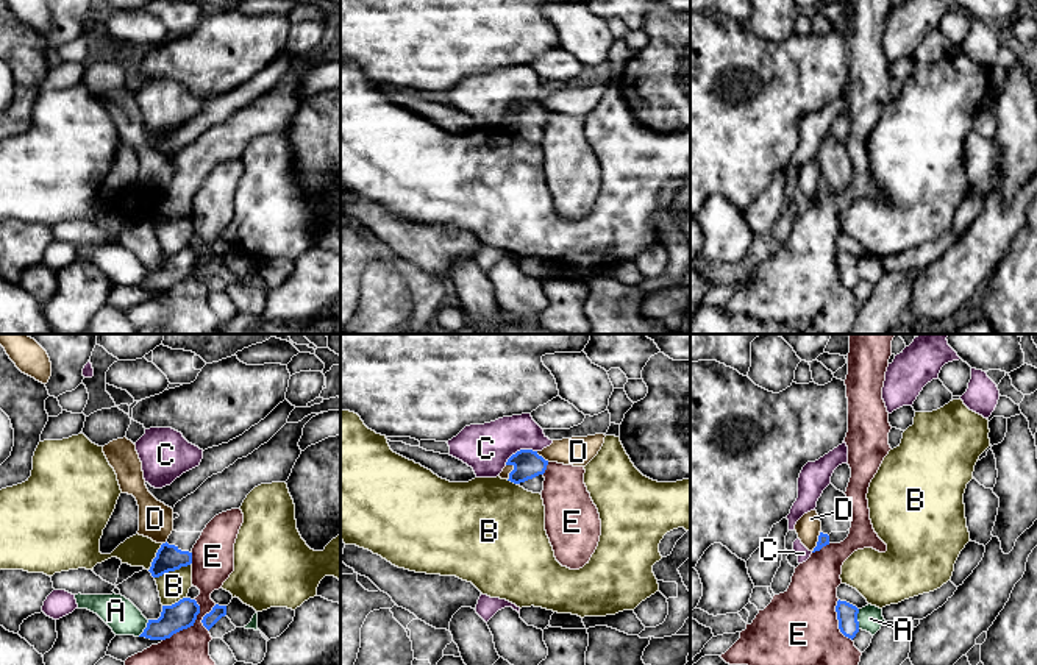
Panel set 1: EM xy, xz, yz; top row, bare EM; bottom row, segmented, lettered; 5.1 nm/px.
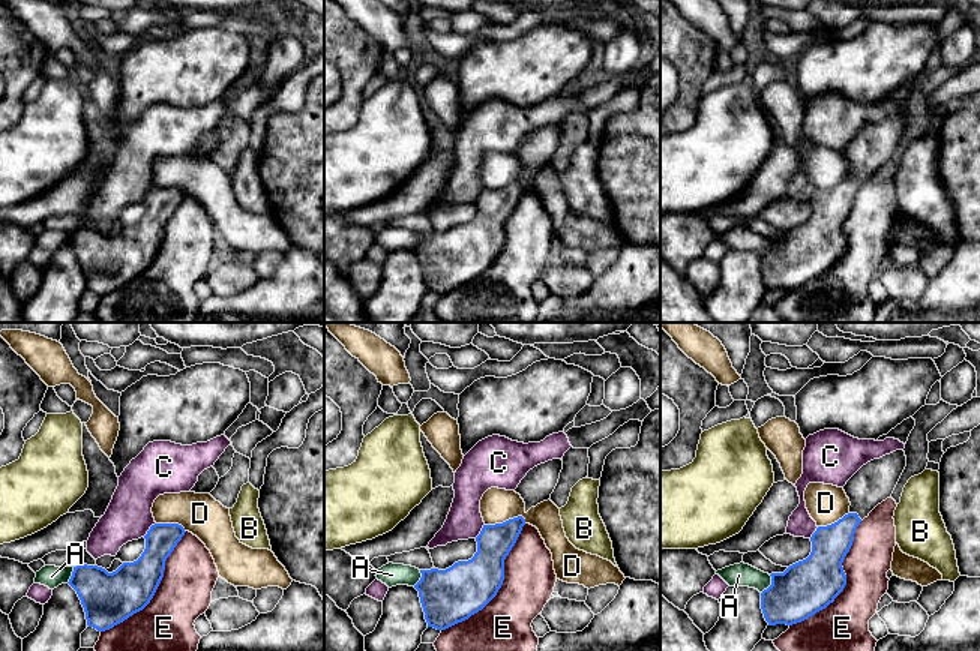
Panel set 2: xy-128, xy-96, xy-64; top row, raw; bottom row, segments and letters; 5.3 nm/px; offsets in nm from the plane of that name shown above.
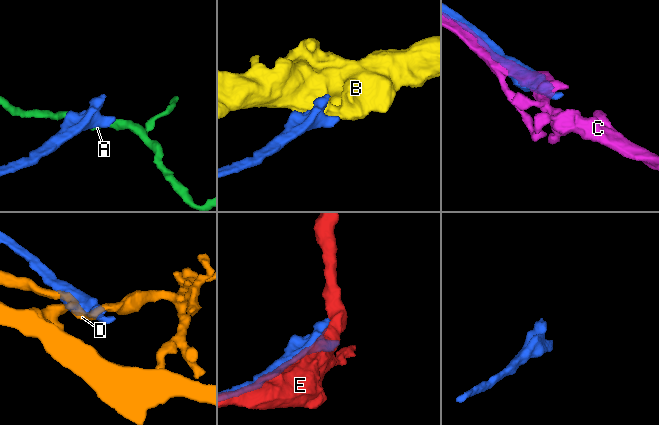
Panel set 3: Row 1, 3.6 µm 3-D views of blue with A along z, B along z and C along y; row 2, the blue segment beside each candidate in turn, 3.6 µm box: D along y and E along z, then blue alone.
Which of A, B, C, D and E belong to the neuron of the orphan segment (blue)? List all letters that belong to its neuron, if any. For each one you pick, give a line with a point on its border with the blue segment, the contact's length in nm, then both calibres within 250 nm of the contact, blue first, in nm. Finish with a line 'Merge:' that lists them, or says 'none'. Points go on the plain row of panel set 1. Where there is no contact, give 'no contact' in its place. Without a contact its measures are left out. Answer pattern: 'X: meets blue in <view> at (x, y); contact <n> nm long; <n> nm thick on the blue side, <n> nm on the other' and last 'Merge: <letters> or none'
Merge: none

